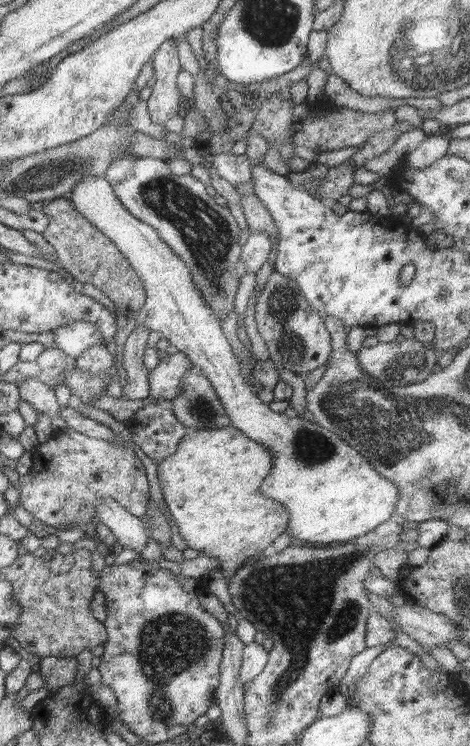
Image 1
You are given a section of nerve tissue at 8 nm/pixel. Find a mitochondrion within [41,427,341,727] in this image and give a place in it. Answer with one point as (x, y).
(171, 644)

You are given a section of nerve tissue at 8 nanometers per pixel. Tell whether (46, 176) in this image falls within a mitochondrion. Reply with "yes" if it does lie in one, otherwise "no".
yes

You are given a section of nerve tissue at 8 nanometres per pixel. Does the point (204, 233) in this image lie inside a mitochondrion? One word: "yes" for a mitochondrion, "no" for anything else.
yes

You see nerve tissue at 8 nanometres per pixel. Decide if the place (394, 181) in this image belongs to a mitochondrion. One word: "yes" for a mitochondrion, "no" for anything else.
no

